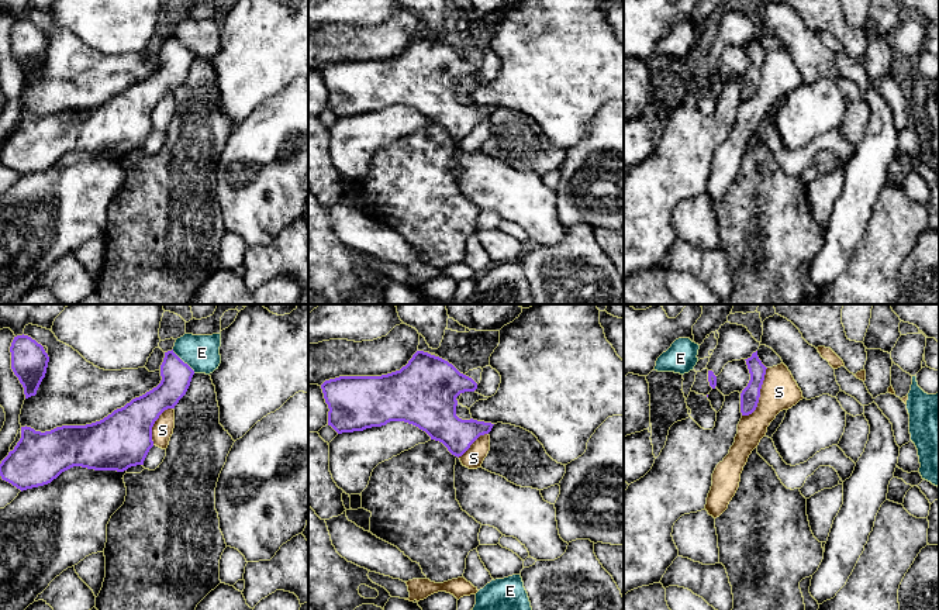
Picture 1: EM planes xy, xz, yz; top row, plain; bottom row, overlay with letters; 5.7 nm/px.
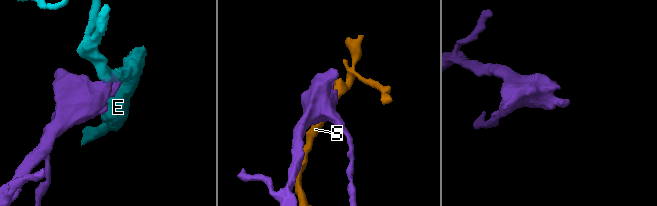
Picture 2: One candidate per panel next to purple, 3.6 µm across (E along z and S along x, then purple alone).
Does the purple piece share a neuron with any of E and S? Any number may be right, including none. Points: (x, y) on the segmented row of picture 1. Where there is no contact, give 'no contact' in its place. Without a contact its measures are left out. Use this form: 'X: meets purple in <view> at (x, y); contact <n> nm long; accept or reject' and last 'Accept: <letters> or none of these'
E: meets purple in xy at (182, 361); contact 190 nm long; reject
S: meets purple in yz at (759, 395); contact 320 nm long; reject
Accept: none of these

